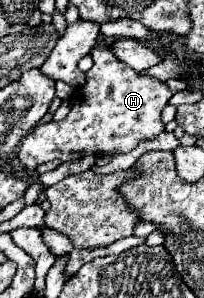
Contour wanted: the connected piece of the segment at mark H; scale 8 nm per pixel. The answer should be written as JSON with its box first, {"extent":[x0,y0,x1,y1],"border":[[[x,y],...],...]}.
{"extent":[18,43,172,171],"border":[[[108,43],[96,45],[92,49],[92,59],[94,65],[86,73],[86,83],[82,87],[86,95],[72,101],[66,119],[40,123],[24,137],[24,145],[18,149],[18,159],[28,171],[34,171],[38,165],[52,159],[76,161],[90,153],[128,153],[138,145],[138,141],[152,139],[164,131],[160,113],[172,97],[168,87],[162,81],[140,75],[126,63],[118,61]]]}

